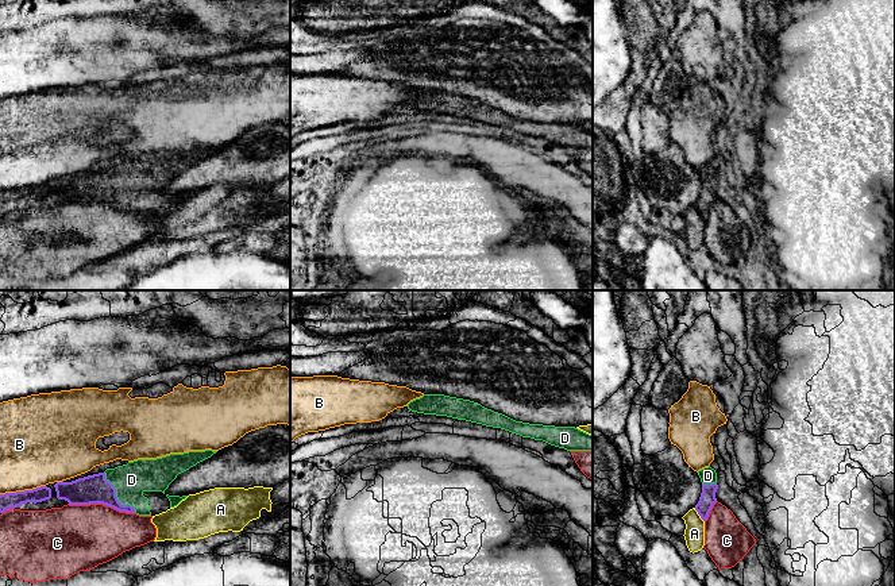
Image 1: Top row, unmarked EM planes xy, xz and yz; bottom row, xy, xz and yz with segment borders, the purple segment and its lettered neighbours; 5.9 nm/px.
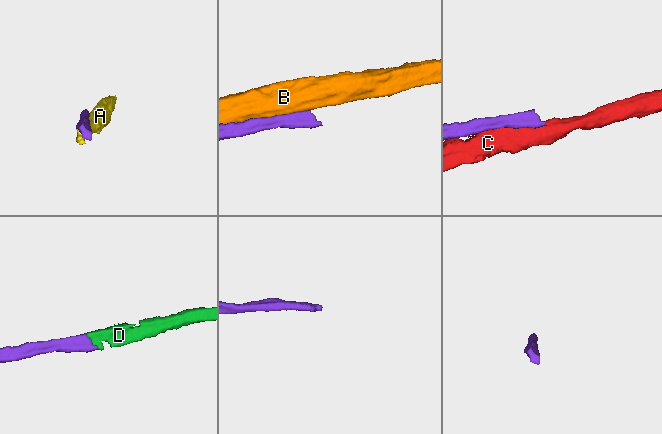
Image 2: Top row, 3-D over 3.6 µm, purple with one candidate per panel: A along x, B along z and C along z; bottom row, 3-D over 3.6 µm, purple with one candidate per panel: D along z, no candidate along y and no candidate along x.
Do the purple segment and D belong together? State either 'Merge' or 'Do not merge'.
Merge

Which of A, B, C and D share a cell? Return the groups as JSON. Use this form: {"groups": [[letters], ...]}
{"groups": [["A"], ["B"], ["C"], ["D"]]}

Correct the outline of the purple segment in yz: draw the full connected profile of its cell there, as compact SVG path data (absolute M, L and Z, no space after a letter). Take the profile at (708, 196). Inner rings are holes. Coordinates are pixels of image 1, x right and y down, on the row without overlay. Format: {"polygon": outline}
{"polygon": "M709 163L699 167L698 173L702 180L702 190L698 201L695 203L695 208L698 209L701 216L706 219L713 203L717 200L717 196L715 196L715 189L718 186L717 170L714 166Z"}

